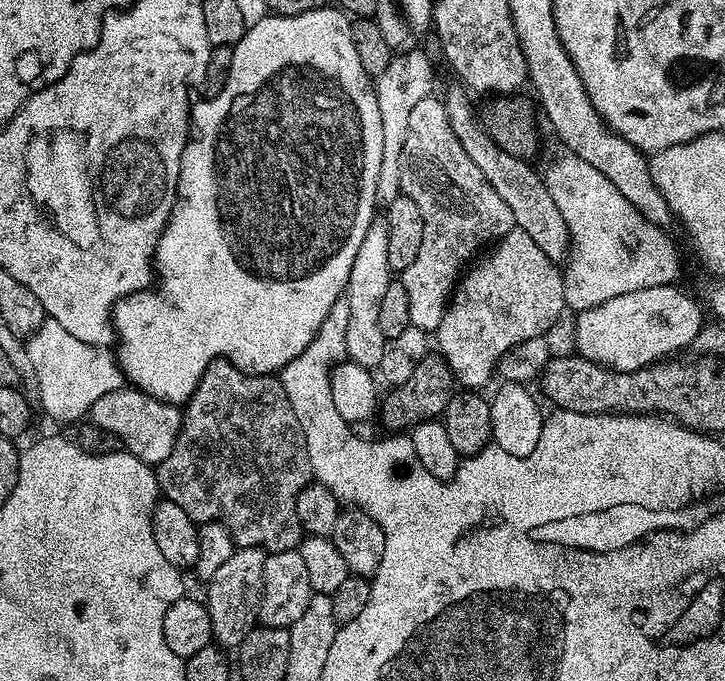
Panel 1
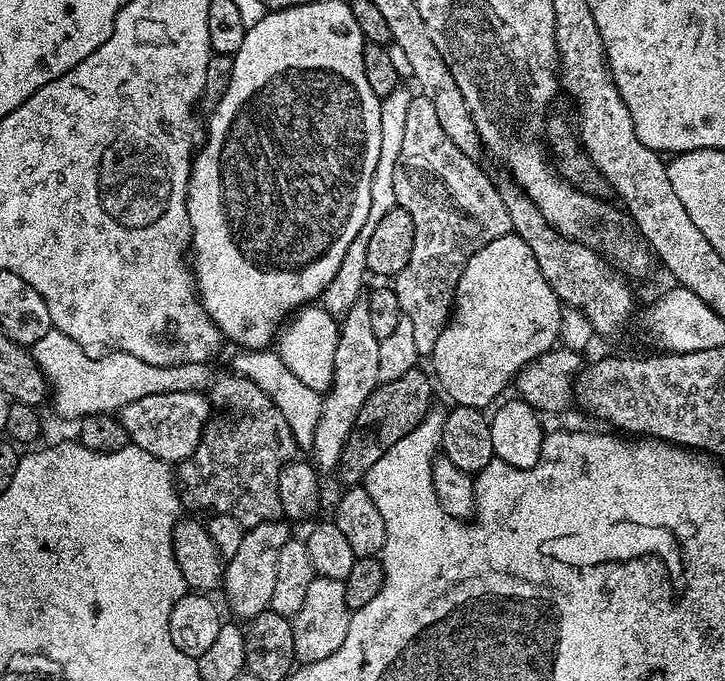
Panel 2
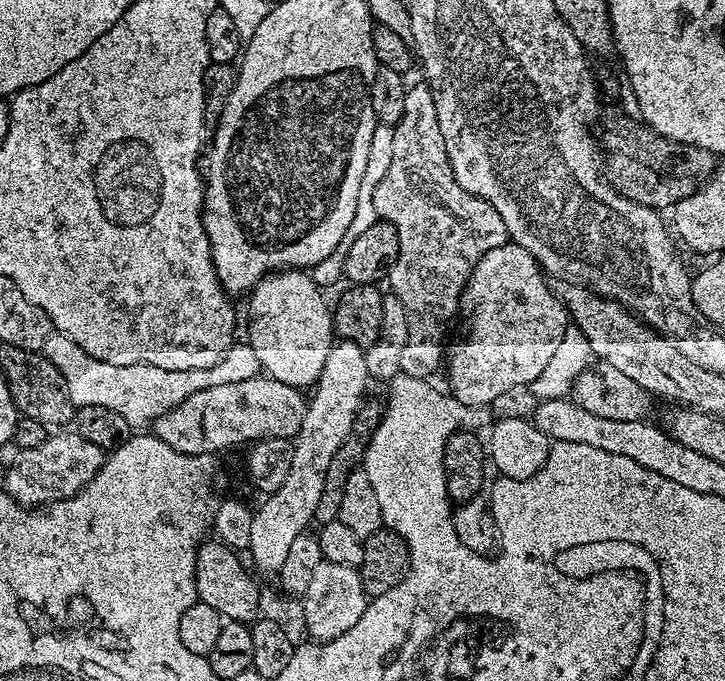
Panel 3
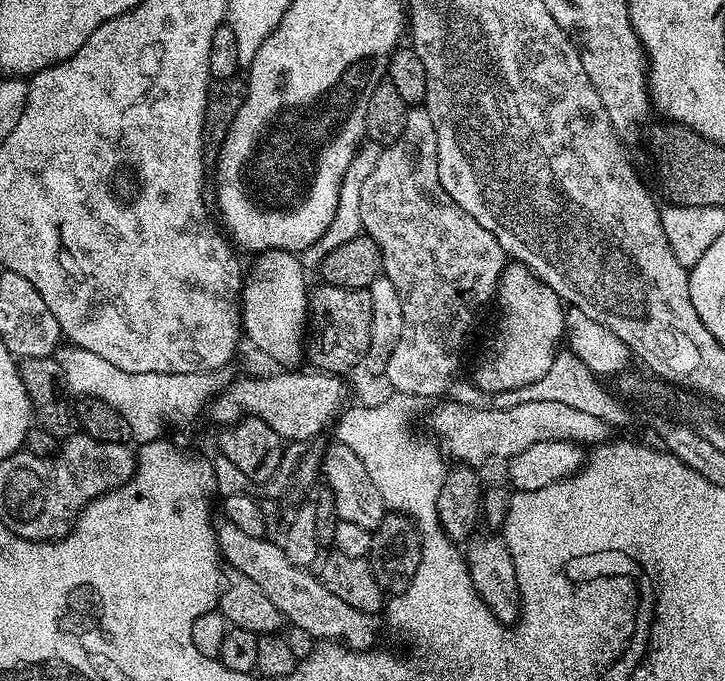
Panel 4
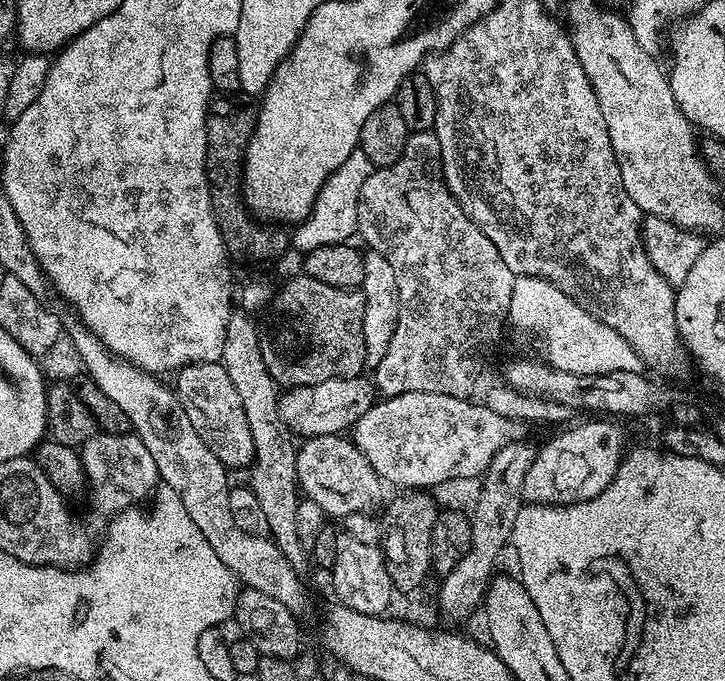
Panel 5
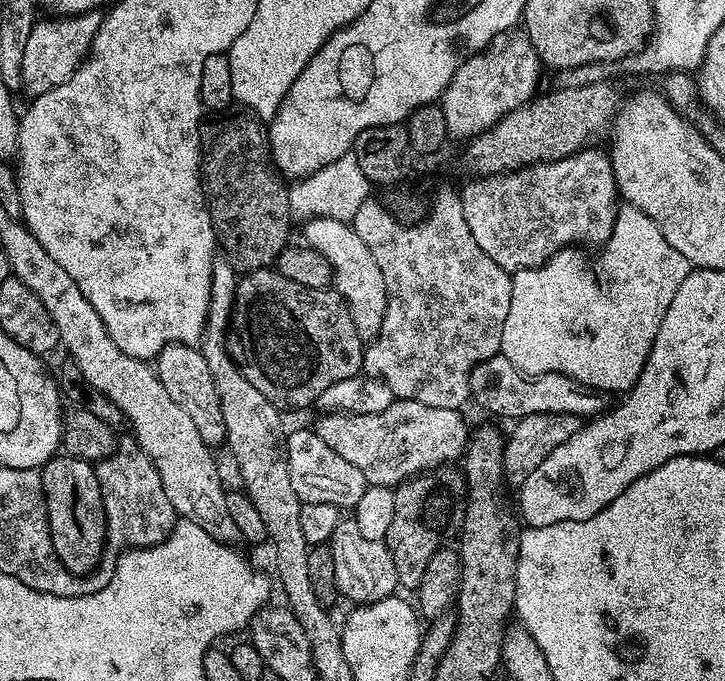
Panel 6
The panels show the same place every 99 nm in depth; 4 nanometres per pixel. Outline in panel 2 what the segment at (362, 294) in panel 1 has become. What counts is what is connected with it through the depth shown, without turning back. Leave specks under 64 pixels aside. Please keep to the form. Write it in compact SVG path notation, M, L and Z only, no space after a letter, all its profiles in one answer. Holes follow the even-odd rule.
M367 299L357 300L356 305L343 313L339 326L340 337L338 346L334 350L332 386L328 389L320 405L318 426L310 449L311 455L316 455L314 464L321 473L328 472L331 468L333 471L339 465L344 444L358 418L358 410L362 410L362 402L366 402L366 398L370 398L372 391L381 383L378 378L380 339L374 334L374 326L370 322Z

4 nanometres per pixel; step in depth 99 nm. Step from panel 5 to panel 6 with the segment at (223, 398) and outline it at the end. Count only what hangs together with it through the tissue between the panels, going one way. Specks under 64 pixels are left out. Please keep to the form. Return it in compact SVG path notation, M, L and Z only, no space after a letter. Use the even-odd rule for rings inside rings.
M168 345L156 357L154 367L163 389L190 415L198 434L208 447L218 448L220 444L222 446L227 441L225 419L222 418L221 400L203 351L193 345Z

